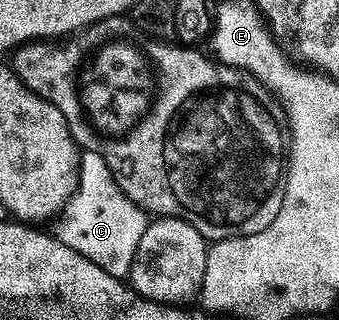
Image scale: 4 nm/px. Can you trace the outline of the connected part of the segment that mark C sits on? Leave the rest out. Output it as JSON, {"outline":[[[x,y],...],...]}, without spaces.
{"outline":[[[83,149],[78,164],[78,187],[66,201],[57,222],[56,236],[68,244],[68,248],[80,252],[80,256],[88,256],[88,260],[100,264],[104,272],[125,279],[137,250],[140,228],[147,225],[148,215],[118,187],[111,163],[106,163],[105,156],[98,150]]]}

